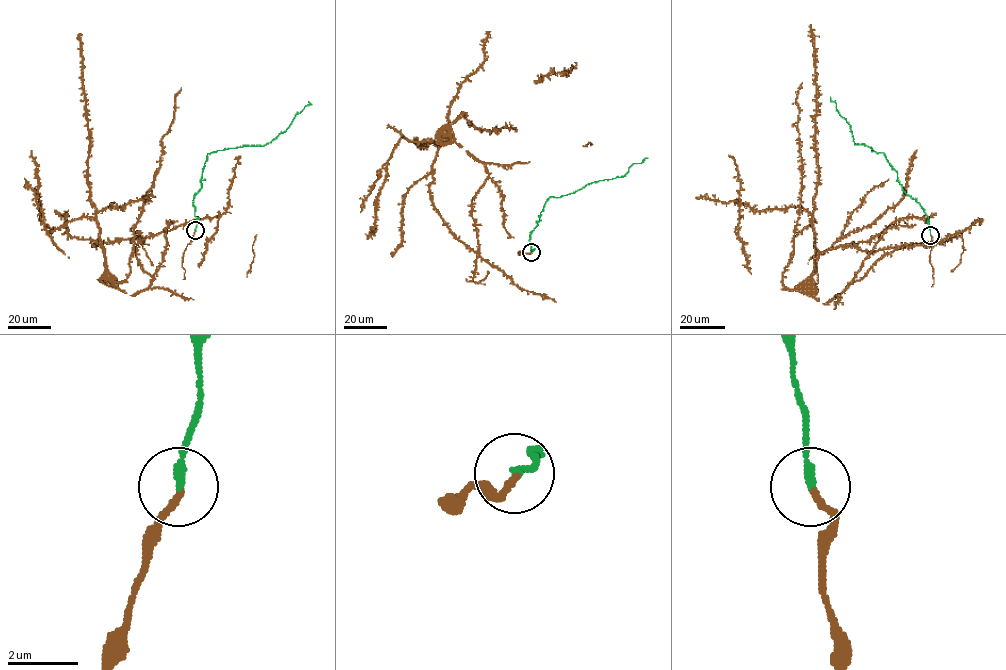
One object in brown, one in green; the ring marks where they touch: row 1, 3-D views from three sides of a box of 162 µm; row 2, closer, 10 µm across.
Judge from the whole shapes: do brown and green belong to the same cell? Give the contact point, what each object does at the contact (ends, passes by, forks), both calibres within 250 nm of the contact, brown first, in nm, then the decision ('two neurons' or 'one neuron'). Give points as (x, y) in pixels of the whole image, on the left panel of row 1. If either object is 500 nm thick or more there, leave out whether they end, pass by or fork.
place (195, 230); brown ends; green ends; calibres 190 and 240 nm; one neuron

